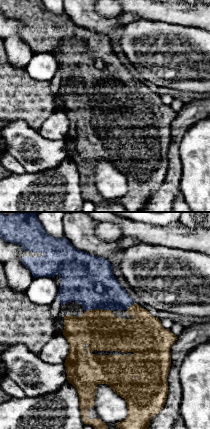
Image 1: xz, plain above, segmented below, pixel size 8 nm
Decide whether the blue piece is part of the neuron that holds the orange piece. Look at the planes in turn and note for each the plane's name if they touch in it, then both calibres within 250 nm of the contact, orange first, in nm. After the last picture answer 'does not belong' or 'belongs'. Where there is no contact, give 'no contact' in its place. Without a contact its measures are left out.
xz | 300/400 nm

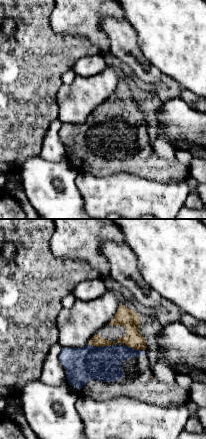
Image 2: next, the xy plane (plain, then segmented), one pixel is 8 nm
xy | 120/280 nm

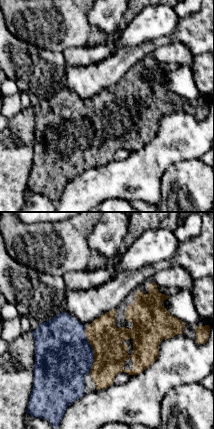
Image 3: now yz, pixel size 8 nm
yz | 260/460 nm

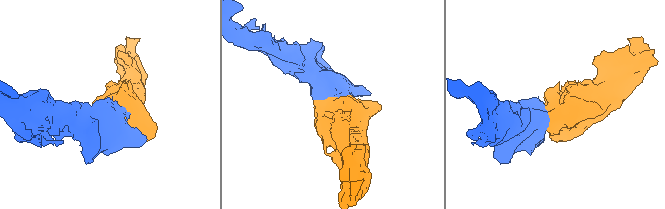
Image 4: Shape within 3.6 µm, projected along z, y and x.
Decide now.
belongs

